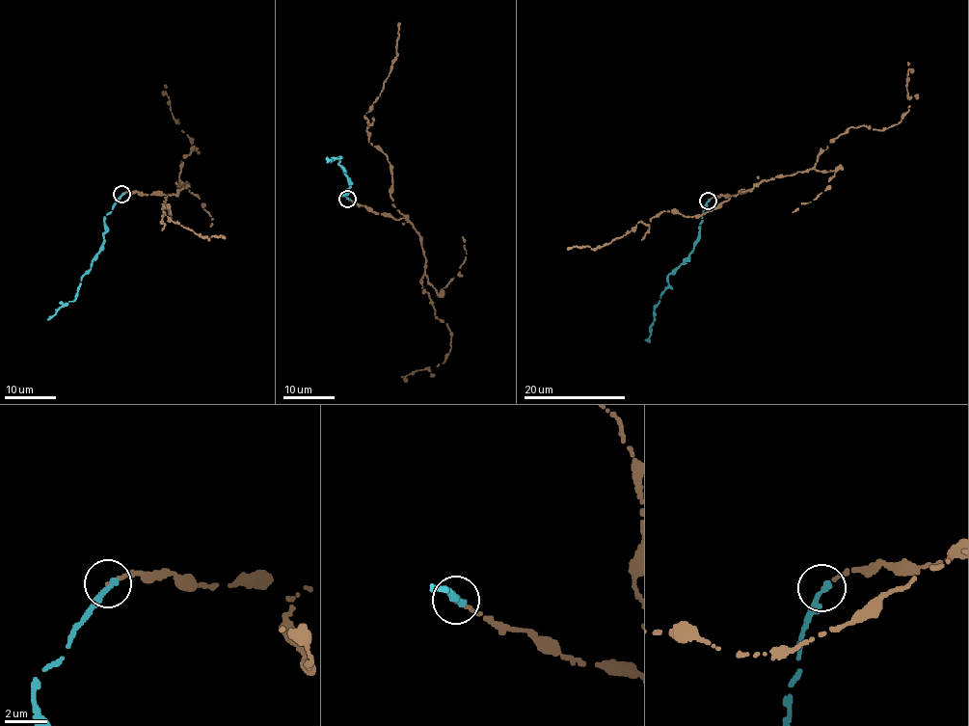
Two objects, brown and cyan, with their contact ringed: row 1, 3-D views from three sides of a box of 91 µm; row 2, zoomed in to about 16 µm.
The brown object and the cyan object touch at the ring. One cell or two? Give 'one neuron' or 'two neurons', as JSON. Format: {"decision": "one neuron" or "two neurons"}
{"decision": "two neurons"}

